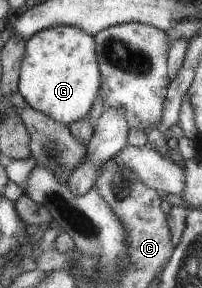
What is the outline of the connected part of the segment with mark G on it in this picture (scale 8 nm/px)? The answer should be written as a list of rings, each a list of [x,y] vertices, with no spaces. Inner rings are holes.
[[[53,26],[25,42],[19,74],[19,93],[31,109],[70,125],[85,118],[101,89],[101,71],[95,39],[73,26]]]

